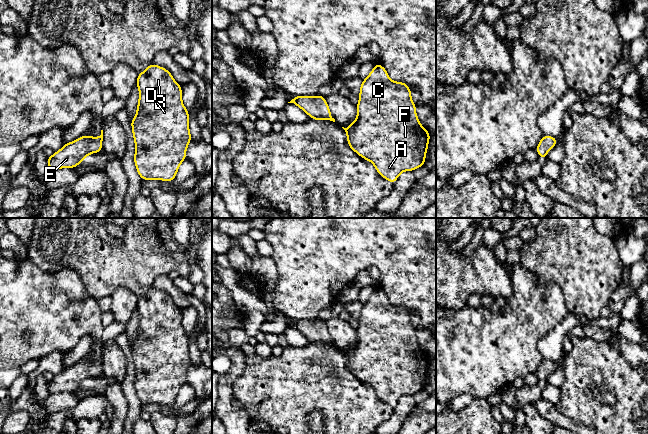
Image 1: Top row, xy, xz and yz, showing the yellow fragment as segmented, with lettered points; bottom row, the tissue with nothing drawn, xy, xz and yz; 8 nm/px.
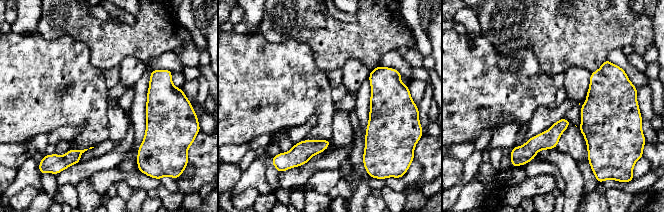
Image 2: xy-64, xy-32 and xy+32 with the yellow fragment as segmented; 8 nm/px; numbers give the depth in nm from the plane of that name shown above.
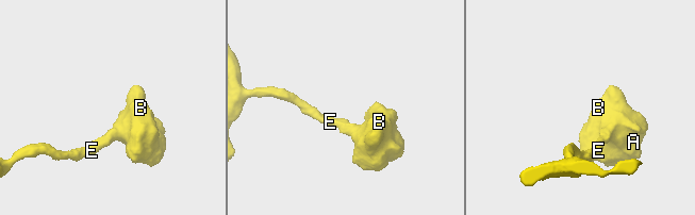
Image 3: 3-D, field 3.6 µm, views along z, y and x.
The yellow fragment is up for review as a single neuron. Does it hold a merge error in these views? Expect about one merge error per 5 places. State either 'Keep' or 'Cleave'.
Keep

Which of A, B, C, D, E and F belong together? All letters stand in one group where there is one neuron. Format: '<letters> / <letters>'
A B C D E F

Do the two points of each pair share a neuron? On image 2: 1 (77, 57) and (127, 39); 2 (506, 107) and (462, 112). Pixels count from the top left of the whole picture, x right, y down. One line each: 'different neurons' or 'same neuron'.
1: different neurons
2: same neuron

